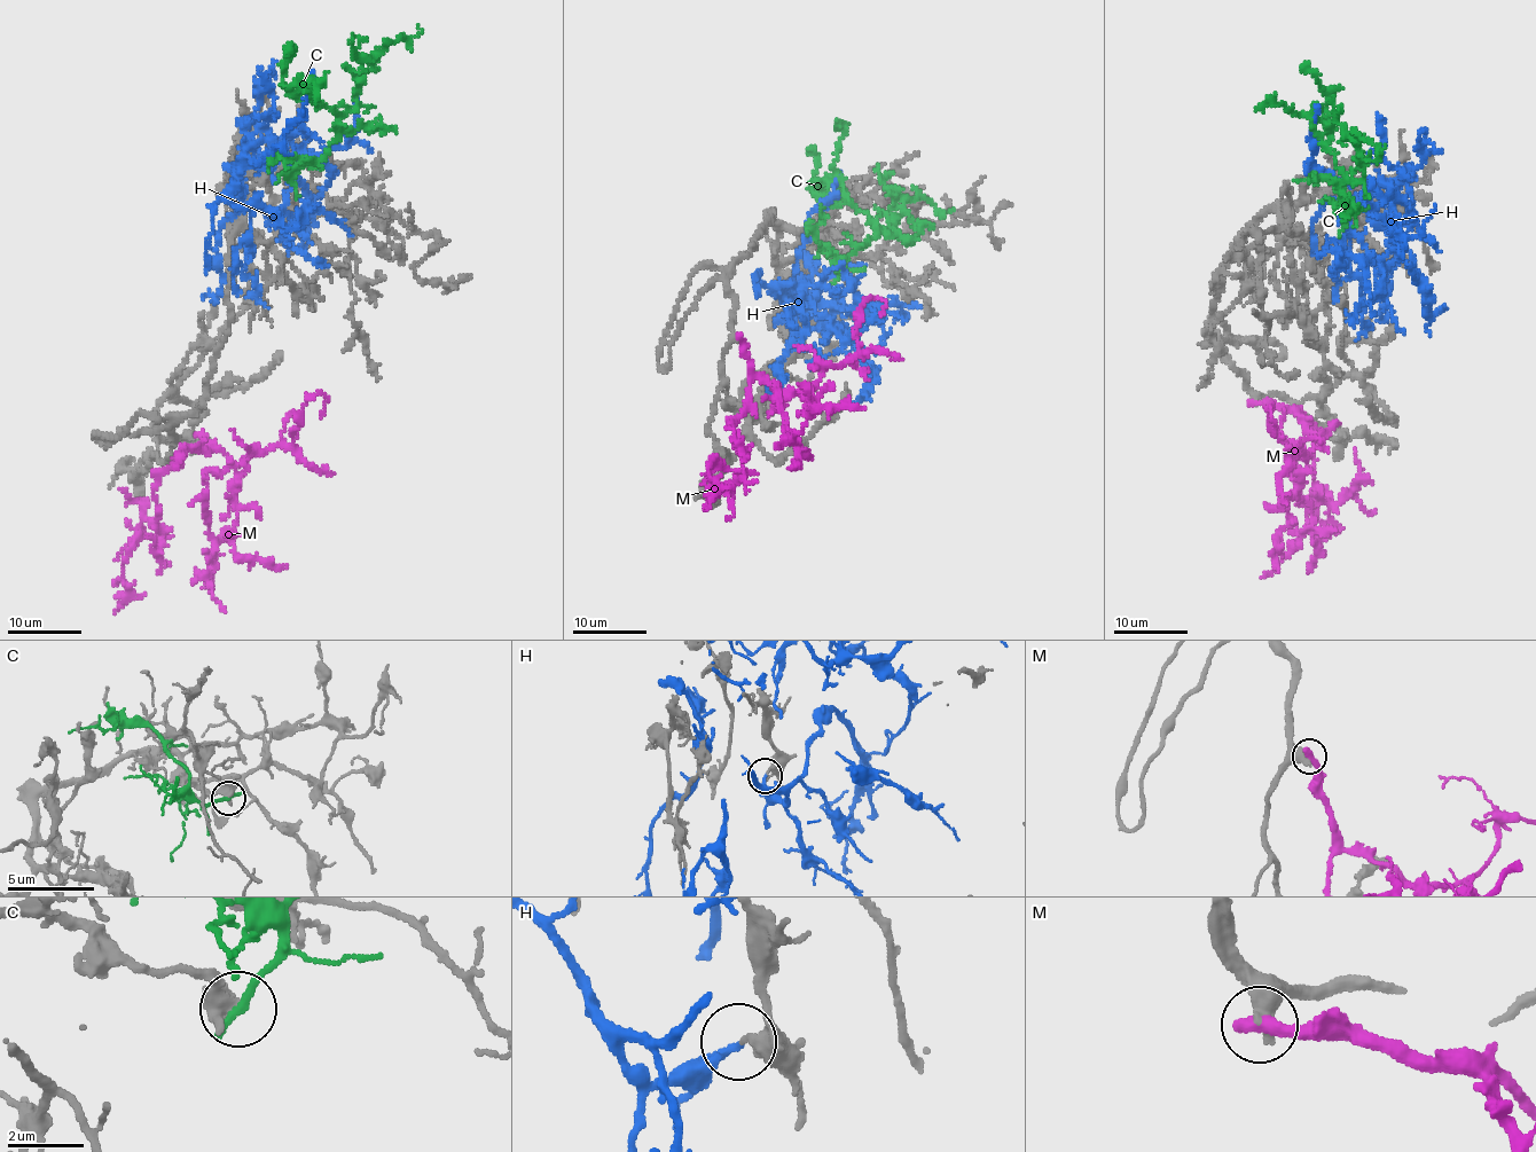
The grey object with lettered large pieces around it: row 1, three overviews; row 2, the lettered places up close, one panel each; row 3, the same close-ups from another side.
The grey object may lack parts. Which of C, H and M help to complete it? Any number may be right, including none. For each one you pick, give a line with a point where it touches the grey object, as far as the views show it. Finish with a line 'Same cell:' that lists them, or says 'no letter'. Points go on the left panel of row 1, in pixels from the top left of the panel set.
Same cell: no letter

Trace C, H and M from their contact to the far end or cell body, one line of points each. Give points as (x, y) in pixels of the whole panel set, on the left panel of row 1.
C: (292, 162), (321, 158), (341, 117), (354, 108), (371, 61), (402, 36), (412, 39), (418, 25)
H: (267, 206), (275, 218), (233, 203), (248, 146), (273, 140), (294, 157), (345, 147), (354, 91)
M: (177, 464), (182, 448), (154, 492), (163, 533), (133, 545), (124, 562), (130, 600), (116, 613)

